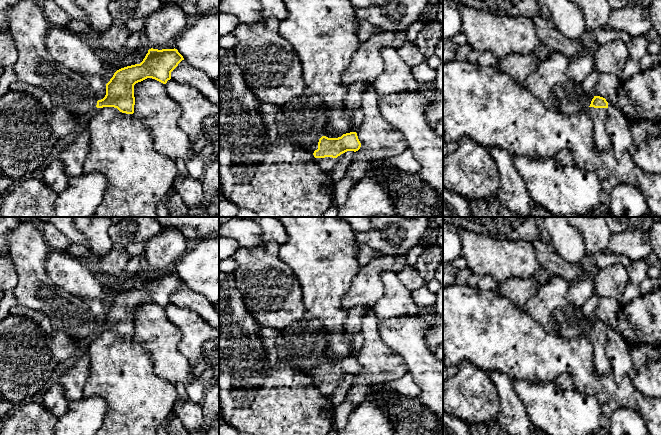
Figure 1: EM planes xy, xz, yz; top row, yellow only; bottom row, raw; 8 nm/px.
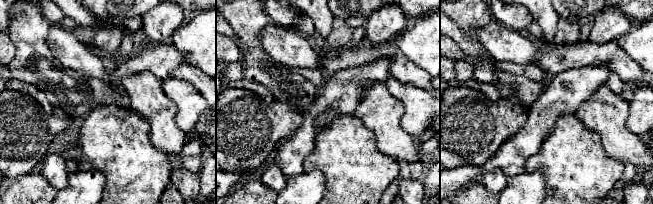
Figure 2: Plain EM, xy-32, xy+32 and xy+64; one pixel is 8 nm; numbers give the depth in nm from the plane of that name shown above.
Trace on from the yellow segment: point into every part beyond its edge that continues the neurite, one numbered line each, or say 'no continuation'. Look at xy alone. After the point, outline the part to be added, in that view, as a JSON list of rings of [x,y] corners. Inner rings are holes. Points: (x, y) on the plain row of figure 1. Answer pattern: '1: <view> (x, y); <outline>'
1: xy (73, 381); [[[96,331],[87,342],[83,343],[83,354],[76,361],[76,364],[65,372],[58,381],[68,401],[76,401],[83,398],[83,388],[89,377],[88,347],[92,339],[100,335],[100,333]]]

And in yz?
1: yz (602, 365); [[[589,331],[587,335],[592,343],[592,363],[595,373],[604,375],[612,371],[611,362],[606,353],[607,332]]]

